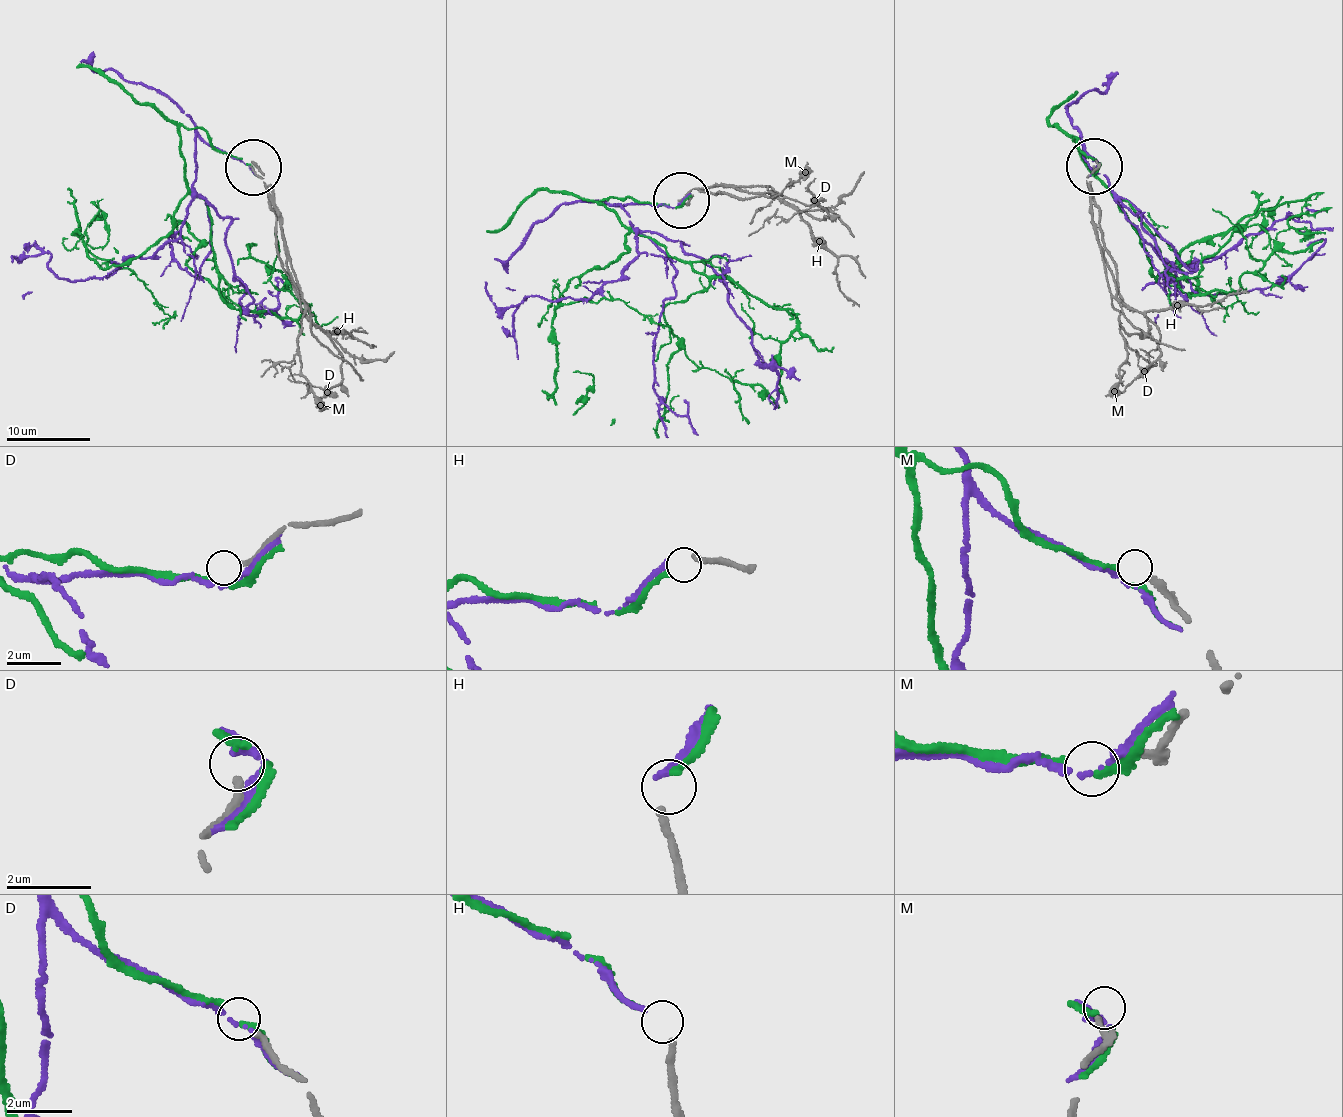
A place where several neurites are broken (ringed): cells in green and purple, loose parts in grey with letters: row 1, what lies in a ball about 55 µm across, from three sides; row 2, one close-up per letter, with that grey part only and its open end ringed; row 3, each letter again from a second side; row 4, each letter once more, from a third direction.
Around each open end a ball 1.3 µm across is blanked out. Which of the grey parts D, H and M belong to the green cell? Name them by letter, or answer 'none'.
H

